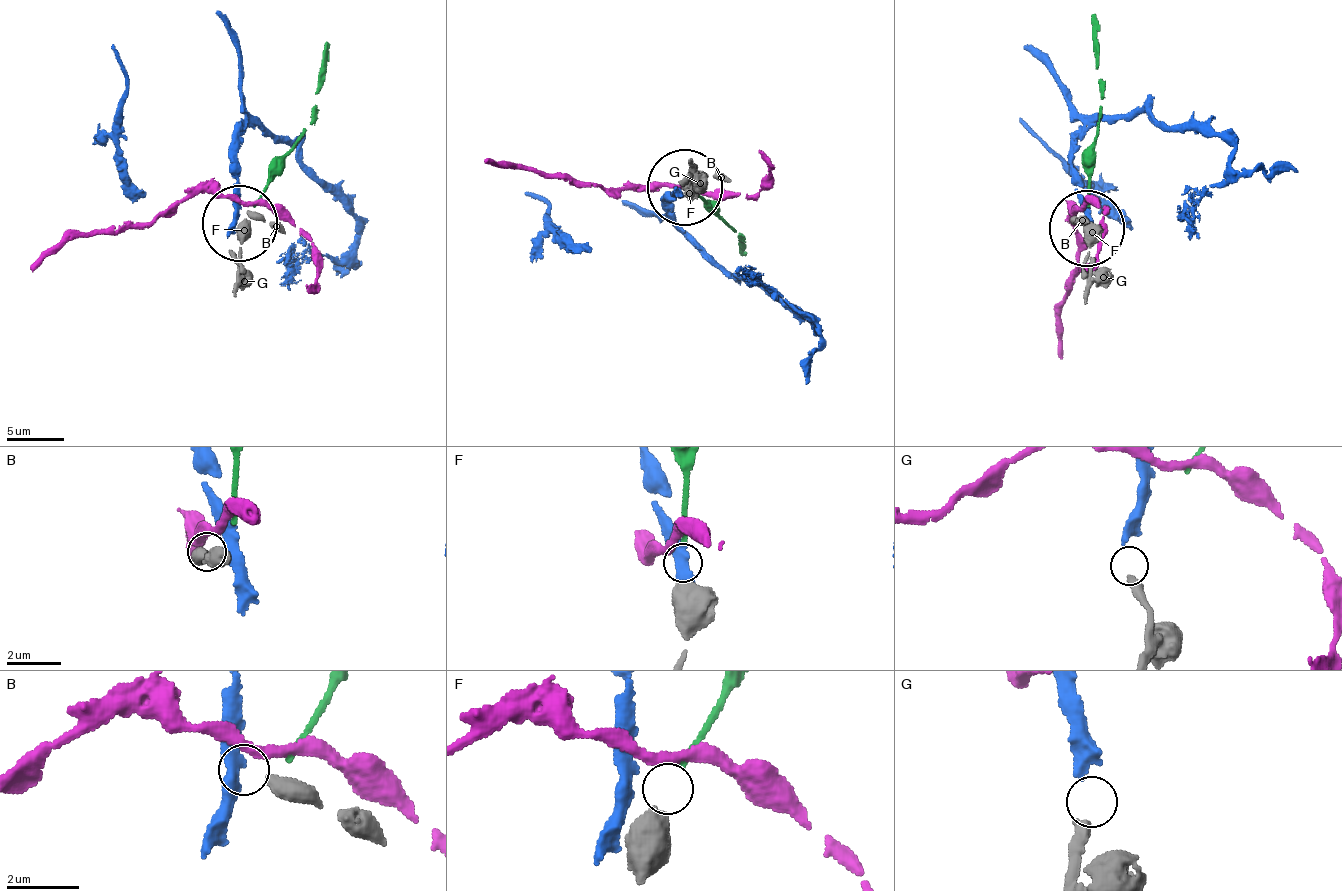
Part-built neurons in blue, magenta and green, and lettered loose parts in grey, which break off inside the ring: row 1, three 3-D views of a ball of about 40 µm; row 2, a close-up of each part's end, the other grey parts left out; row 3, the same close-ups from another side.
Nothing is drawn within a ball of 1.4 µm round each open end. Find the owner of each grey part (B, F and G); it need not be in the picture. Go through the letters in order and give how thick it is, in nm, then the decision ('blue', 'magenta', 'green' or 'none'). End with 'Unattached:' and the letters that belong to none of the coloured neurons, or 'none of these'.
B: 440 nm | none
F: 700 nm | green
G: 380 nm | blue
Unattached: B

